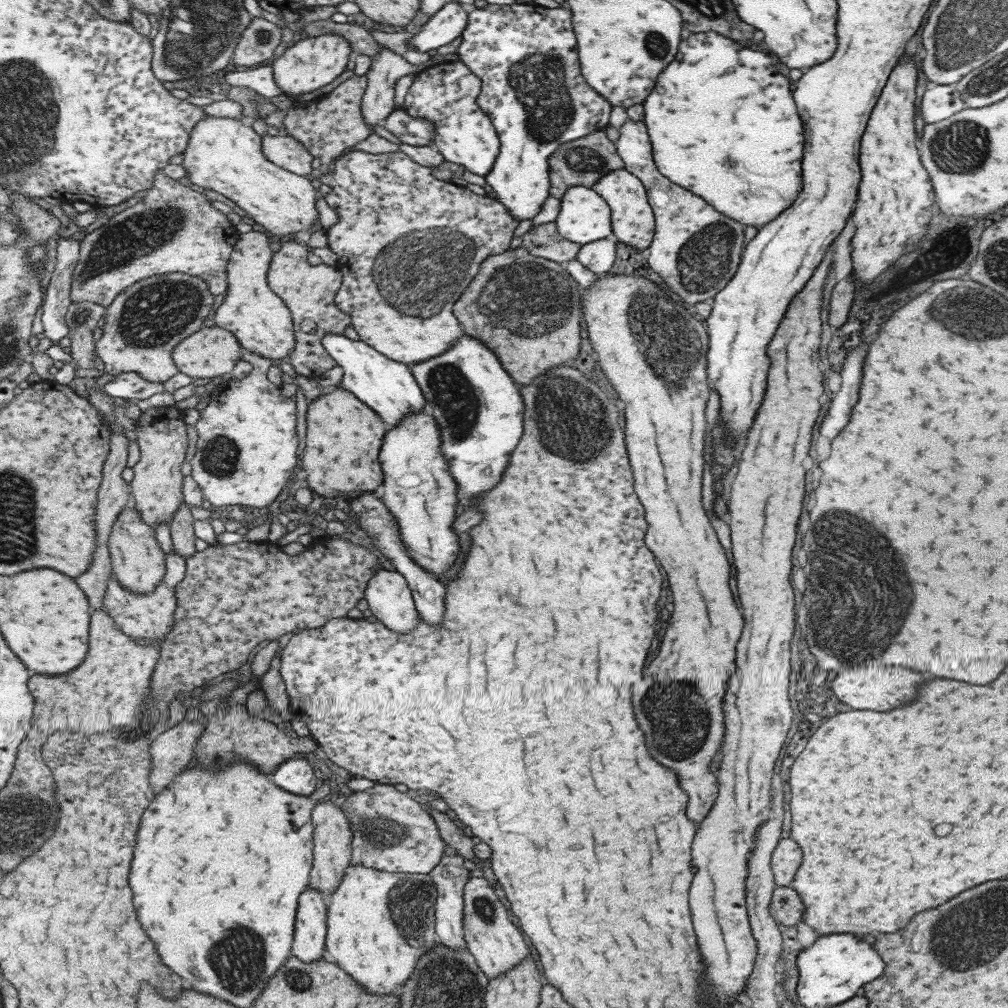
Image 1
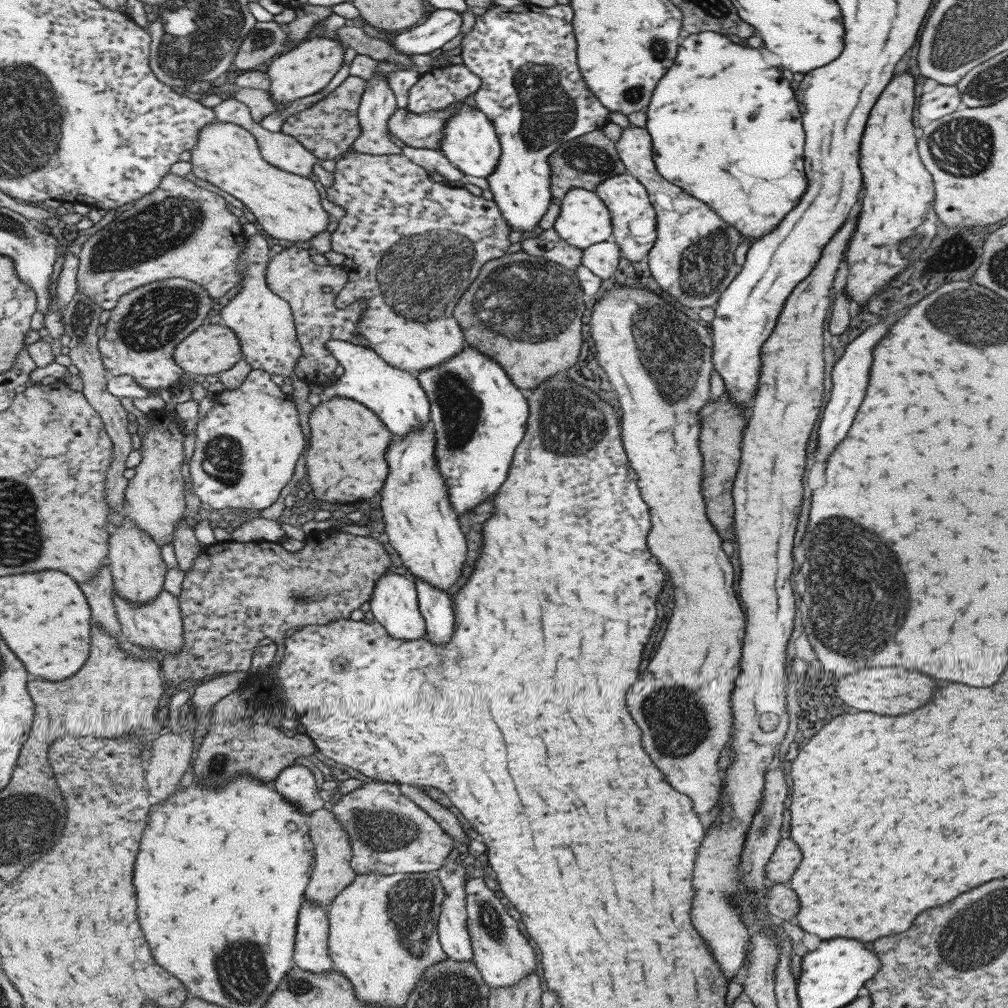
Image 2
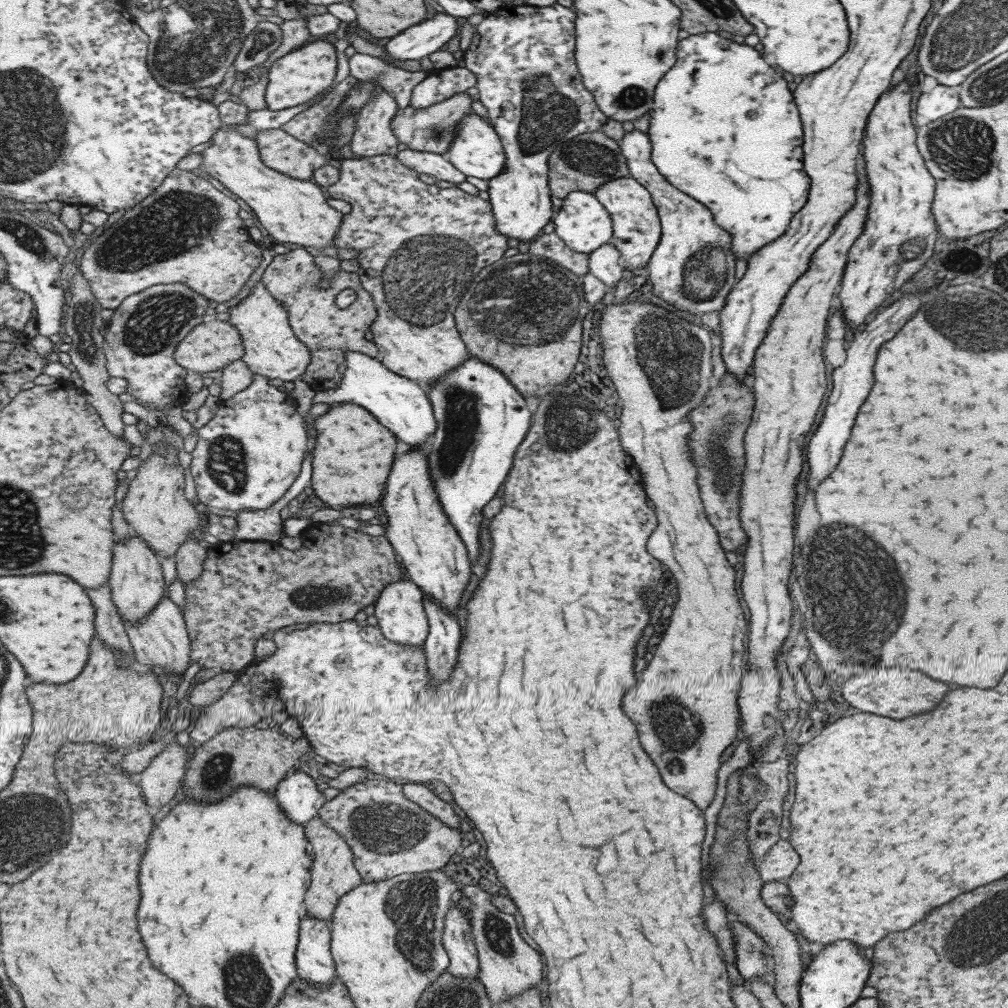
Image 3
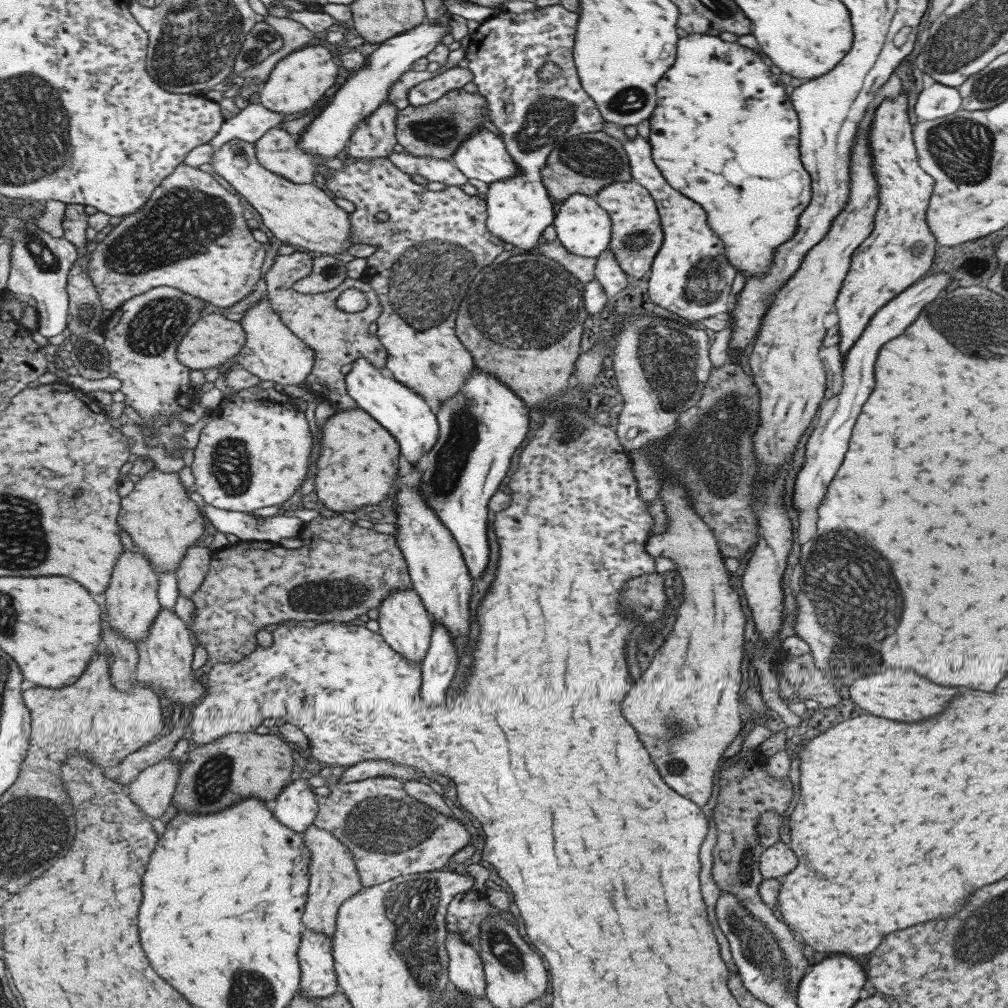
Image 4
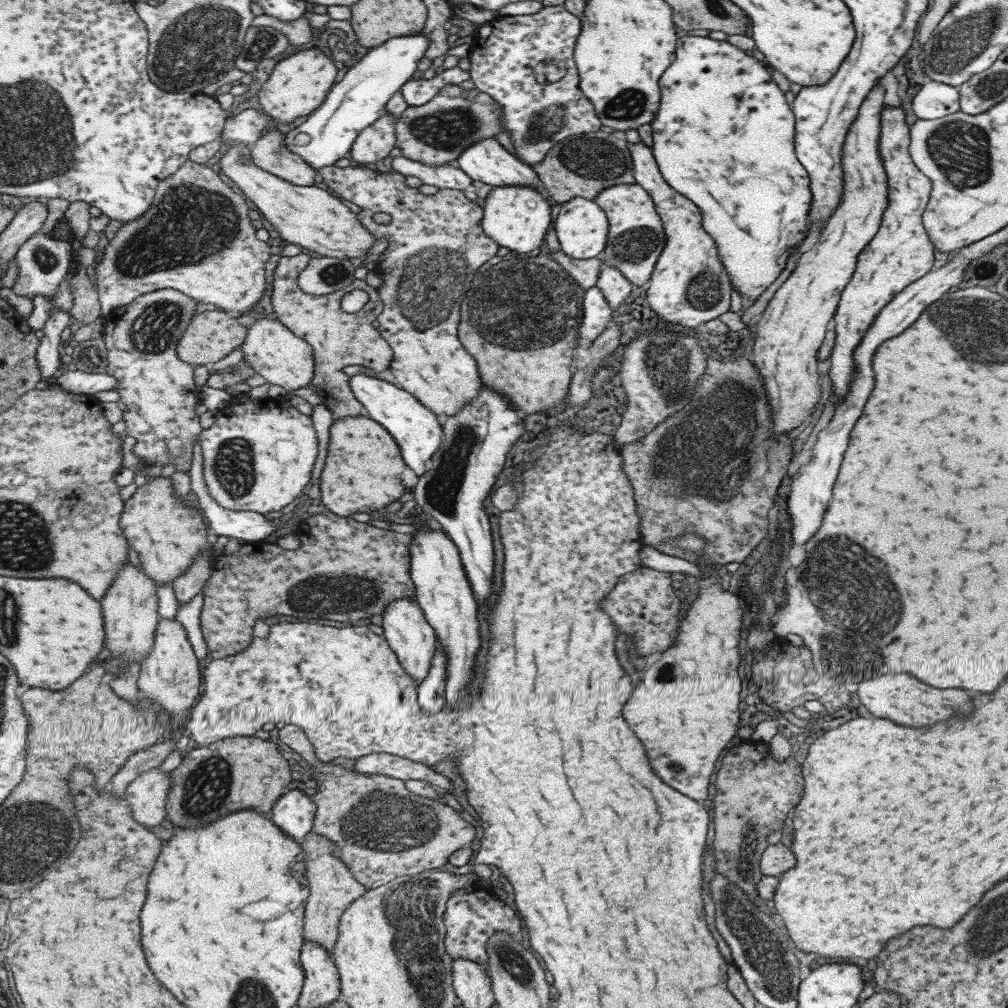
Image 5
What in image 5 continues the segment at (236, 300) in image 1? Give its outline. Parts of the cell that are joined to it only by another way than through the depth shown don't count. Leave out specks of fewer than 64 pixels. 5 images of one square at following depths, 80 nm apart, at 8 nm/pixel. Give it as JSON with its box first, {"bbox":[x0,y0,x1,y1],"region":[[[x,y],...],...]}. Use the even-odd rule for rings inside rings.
{"bbox":[241,318,315,392],"region":[[[260,318],[248,326],[248,337],[241,346],[243,359],[257,374],[265,377],[269,385],[277,385],[287,392],[309,387],[315,376],[315,355],[312,346],[294,335],[276,318]]]}

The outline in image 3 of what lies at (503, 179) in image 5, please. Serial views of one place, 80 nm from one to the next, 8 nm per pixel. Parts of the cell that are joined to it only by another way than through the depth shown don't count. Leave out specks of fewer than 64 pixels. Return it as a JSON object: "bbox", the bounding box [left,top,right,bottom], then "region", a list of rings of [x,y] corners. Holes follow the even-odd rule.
{"bbox":[445,112,505,181],"region":[[[472,112],[466,114],[456,124],[456,131],[445,152],[445,158],[465,177],[470,176],[489,181],[497,177],[497,174],[505,172],[504,150],[497,133],[483,116]]]}

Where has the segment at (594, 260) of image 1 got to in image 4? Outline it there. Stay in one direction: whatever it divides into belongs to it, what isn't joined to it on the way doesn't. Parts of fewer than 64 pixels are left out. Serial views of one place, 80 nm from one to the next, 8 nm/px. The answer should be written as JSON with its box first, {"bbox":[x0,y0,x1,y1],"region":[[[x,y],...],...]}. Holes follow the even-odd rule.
{"bbox":[594,249,627,300],"region":[[[605,249],[603,253],[596,256],[594,262],[594,278],[601,285],[607,298],[614,300],[615,294],[623,290],[627,281],[626,274],[619,268],[611,251]]]}

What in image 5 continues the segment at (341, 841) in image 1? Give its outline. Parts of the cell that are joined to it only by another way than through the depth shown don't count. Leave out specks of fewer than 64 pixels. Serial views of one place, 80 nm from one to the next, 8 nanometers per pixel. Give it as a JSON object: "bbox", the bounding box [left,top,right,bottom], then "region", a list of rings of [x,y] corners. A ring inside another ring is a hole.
{"bbox":[300,832,367,952],"region":[[[312,832],[303,838],[300,845],[305,854],[304,870],[309,870],[309,910],[305,910],[304,937],[306,941],[320,944],[330,952],[336,941],[341,913],[351,901],[367,892],[367,889],[357,882],[341,859],[331,854],[334,844],[328,838]]]}

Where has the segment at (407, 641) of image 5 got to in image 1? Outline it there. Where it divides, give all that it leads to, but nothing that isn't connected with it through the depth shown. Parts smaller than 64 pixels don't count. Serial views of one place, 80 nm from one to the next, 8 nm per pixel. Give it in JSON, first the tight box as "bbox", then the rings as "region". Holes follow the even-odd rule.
{"bbox":[362,568,418,635],"region":[[[379,568],[366,582],[362,598],[377,621],[394,633],[406,635],[418,621],[406,580],[395,571]]]}

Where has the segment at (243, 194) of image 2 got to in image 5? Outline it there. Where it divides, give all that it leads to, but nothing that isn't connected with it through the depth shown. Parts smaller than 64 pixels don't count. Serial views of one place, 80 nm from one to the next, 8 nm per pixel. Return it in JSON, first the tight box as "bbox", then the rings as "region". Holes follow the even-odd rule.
{"bbox":[219,142,375,260],"region":[[[233,142],[219,158],[220,170],[254,202],[265,220],[278,232],[279,241],[307,248],[322,257],[364,260],[365,251],[370,248],[375,238],[360,225],[355,213],[347,209],[340,199],[329,196],[325,190],[315,188],[314,184],[295,186],[262,170],[253,160],[252,151],[253,148],[247,143]]]}

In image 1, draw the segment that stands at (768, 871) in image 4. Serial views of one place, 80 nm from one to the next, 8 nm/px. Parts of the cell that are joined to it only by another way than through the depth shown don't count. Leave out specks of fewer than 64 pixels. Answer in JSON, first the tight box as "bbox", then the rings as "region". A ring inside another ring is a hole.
{"bbox":[769,838,801,887],"region":[[[783,838],[777,842],[772,850],[769,862],[775,887],[790,886],[793,874],[799,866],[799,860],[801,860],[801,850],[793,840]]]}

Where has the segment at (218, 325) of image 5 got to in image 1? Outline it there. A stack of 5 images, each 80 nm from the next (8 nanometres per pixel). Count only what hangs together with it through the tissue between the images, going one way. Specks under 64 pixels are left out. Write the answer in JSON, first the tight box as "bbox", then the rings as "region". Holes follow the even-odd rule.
{"bbox":[174,324,244,379],"region":[[[215,324],[213,327],[203,327],[199,332],[181,341],[174,350],[174,361],[180,367],[180,372],[188,377],[212,379],[232,373],[237,363],[242,360],[244,349],[233,331]]]}

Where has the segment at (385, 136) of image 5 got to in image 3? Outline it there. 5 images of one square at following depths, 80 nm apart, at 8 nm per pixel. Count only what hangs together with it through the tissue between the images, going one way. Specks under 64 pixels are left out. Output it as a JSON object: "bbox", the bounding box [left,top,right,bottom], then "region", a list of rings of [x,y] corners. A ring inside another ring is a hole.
{"bbox":[348,87,398,157],"region":[[[382,87],[372,90],[372,97],[355,114],[354,131],[348,142],[358,157],[395,155],[398,140],[391,132],[390,122],[398,106]]]}

